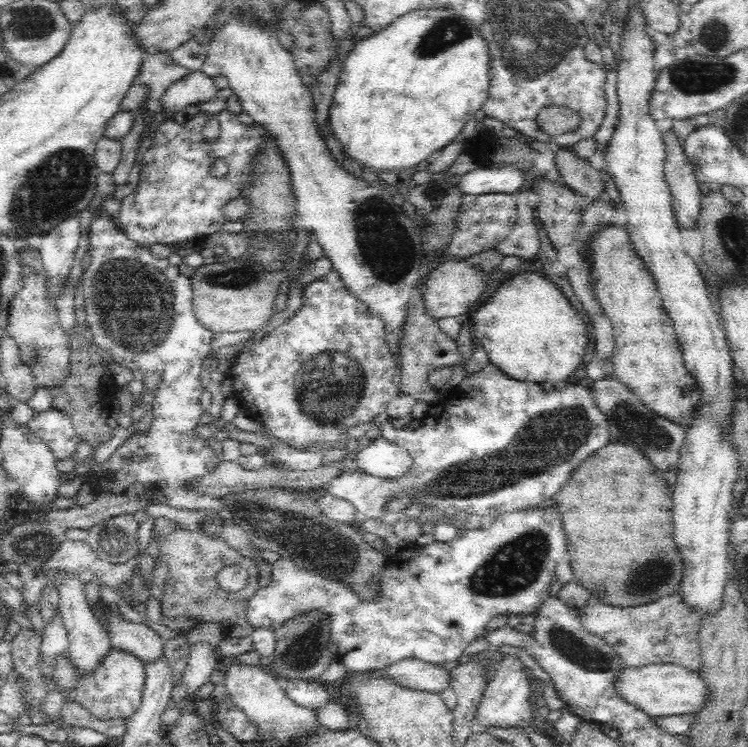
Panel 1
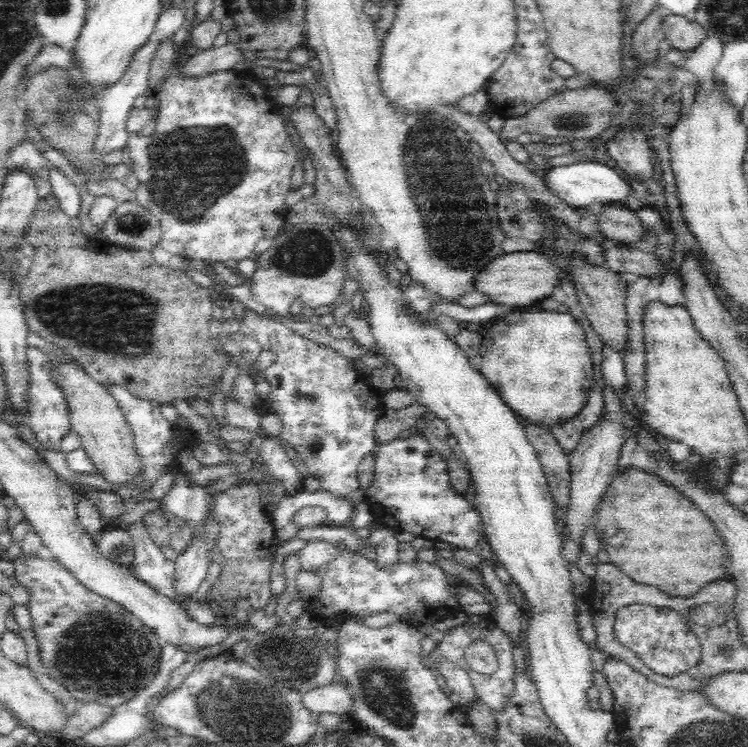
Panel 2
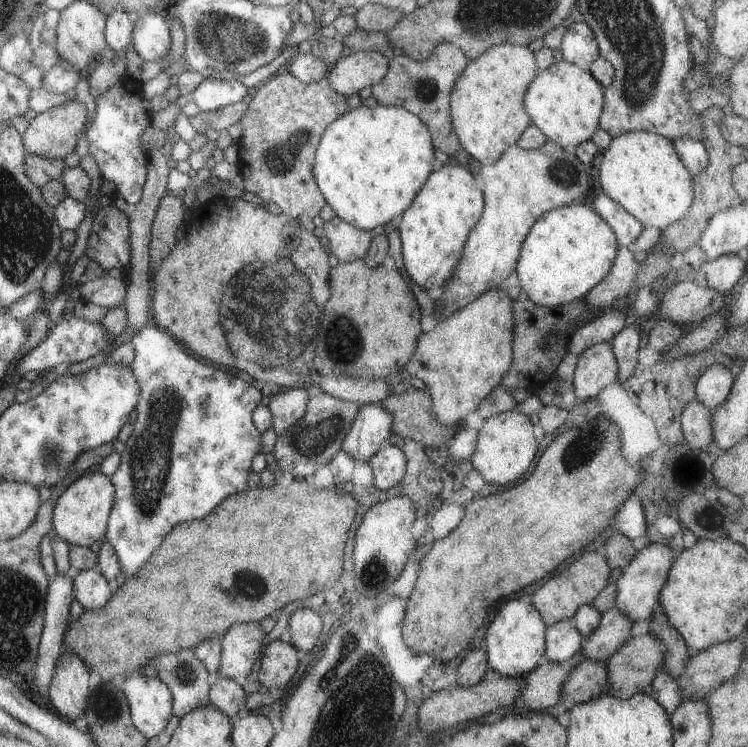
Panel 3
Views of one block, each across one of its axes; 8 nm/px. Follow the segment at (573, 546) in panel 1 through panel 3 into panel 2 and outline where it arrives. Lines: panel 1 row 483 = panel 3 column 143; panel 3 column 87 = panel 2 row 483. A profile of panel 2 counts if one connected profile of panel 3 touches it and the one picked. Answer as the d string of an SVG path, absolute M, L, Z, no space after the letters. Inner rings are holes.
M633 465L622 468L615 474L603 496L596 510L596 522L592 522L593 528L596 528L596 534L610 556L610 563L616 564L632 580L638 580L638 584L656 586L672 597L688 598L726 573L729 551L726 551L724 540L713 522L678 489L666 484L656 474L651 475Z

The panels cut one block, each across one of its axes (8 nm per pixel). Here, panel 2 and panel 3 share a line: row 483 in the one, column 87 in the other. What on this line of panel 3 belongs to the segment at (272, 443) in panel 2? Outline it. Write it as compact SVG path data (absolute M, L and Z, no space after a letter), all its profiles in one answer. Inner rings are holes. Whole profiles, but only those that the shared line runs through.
M107 275L80 285L81 300L98 304L98 306L110 310L110 308L122 304L126 288L125 277L115 278Z

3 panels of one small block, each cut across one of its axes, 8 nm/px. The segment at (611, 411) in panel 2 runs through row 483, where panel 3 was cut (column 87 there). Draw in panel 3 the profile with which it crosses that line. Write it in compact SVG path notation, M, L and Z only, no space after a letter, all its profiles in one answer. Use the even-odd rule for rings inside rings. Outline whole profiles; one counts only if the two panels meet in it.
M93 569L75 573L72 579L73 597L82 604L85 611L102 608L113 595L108 586L109 581Z

